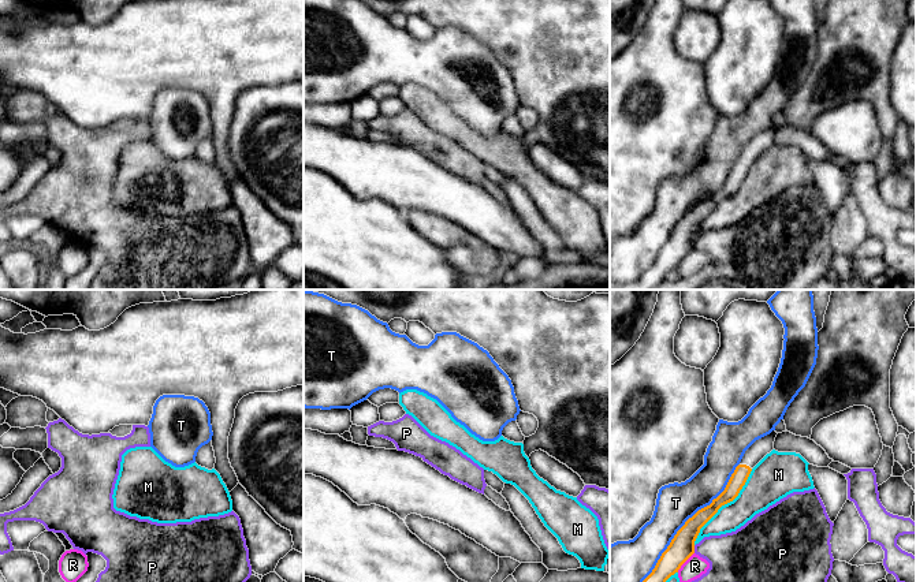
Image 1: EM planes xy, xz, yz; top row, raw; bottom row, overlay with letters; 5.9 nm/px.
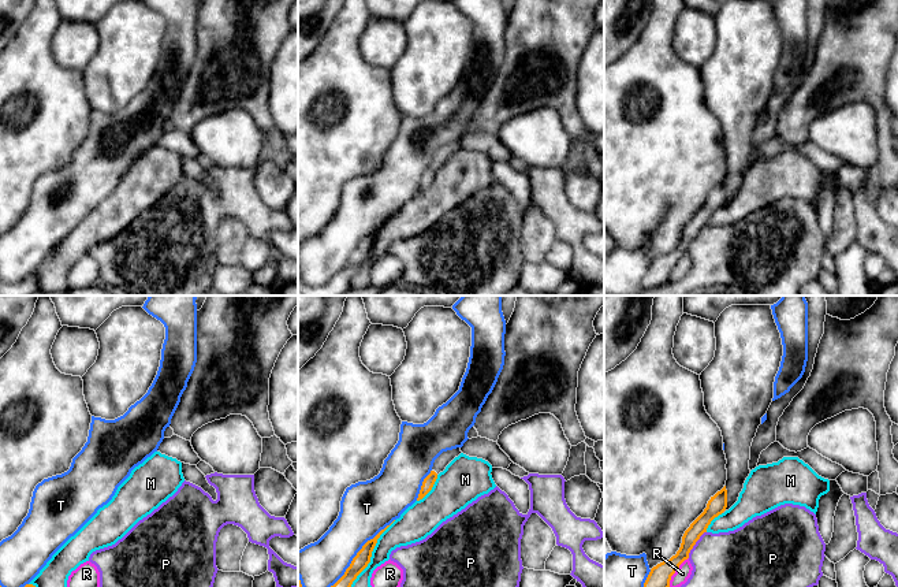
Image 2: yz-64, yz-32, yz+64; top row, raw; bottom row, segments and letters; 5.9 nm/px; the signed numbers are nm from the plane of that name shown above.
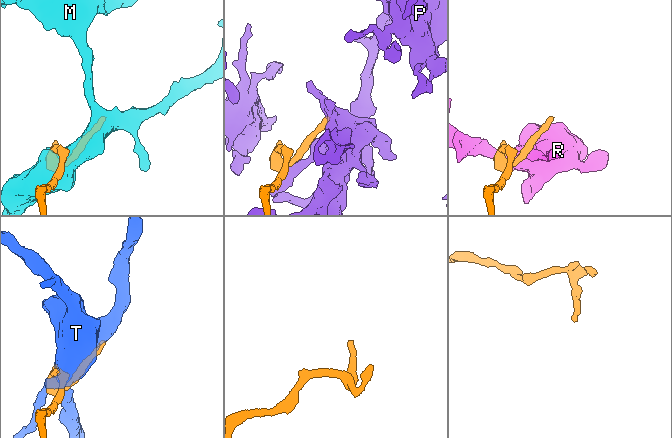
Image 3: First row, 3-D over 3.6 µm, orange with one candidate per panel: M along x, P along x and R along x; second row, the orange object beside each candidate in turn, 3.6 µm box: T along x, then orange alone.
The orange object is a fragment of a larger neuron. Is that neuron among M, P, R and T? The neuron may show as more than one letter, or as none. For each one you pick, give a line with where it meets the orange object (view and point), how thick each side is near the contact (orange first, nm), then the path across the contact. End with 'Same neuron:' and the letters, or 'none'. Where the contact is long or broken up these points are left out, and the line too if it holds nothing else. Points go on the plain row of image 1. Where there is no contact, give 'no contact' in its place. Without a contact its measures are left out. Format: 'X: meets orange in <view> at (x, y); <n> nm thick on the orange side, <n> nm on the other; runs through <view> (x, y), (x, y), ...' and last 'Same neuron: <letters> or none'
Same neuron: none

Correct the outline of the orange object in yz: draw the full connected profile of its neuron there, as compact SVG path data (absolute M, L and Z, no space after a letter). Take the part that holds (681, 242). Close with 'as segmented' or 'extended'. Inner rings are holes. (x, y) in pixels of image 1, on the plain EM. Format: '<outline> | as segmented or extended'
M777 126L756 134L744 148L740 158L731 168L725 184L712 197L699 204L677 225L667 243L662 247L652 266L641 279L633 283L615 283L610 279L610 290L652 290L666 280L666 275L678 266L681 260L695 247L695 235L700 223L718 206L733 195L745 179L752 163L774 143Z | extended

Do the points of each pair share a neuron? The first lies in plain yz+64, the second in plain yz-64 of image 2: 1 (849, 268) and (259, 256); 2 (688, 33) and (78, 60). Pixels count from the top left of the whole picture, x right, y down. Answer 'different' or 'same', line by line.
1: same
2: same

